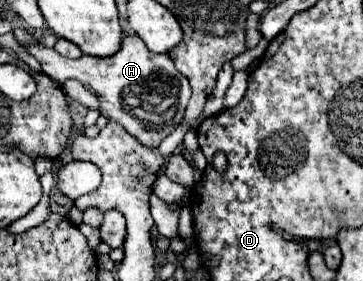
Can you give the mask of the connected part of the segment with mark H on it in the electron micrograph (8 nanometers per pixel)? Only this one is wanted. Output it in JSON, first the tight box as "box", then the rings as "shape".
{"box":[27,34,191,148],"shape":[[[137,34],[125,36],[119,52],[107,58],[83,54],[81,58],[71,60],[59,56],[53,48],[43,48],[39,44],[31,44],[27,50],[41,62],[41,70],[59,84],[63,84],[67,78],[75,78],[97,94],[101,104],[99,112],[109,122],[121,124],[143,146],[157,148],[159,142],[179,126],[185,114],[185,106],[191,96],[189,82],[175,68],[169,54],[151,54]]]}

